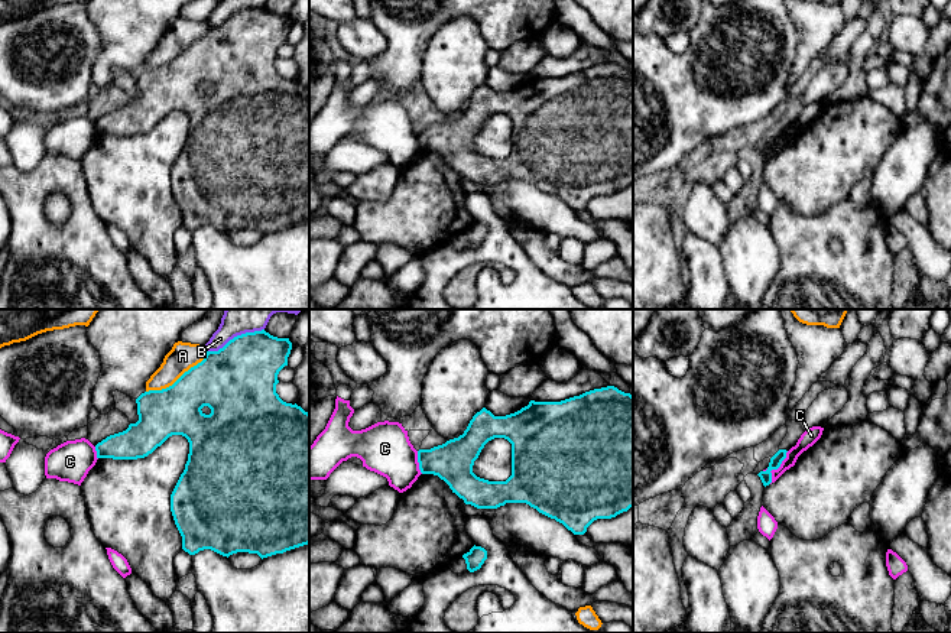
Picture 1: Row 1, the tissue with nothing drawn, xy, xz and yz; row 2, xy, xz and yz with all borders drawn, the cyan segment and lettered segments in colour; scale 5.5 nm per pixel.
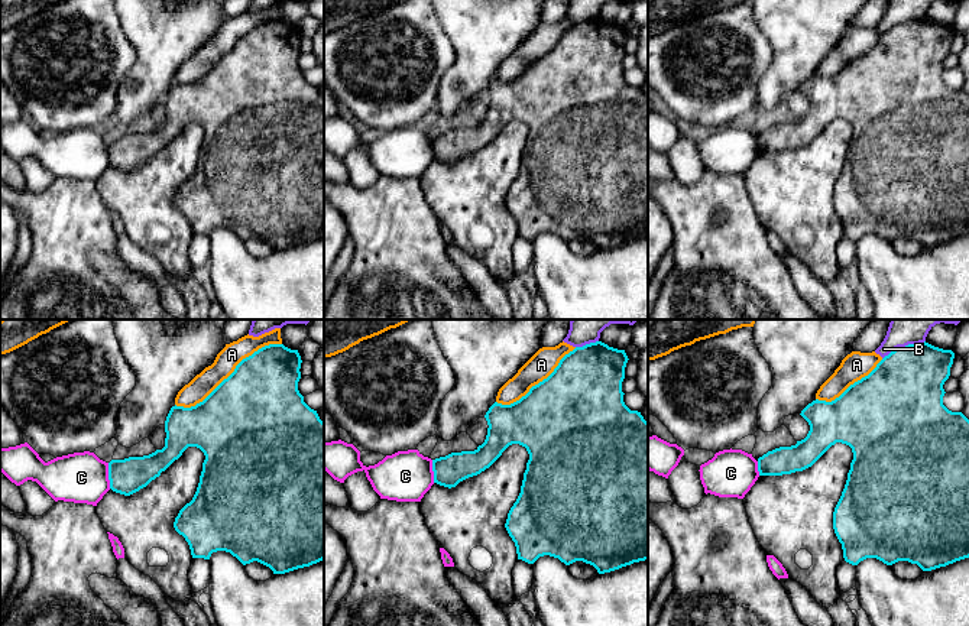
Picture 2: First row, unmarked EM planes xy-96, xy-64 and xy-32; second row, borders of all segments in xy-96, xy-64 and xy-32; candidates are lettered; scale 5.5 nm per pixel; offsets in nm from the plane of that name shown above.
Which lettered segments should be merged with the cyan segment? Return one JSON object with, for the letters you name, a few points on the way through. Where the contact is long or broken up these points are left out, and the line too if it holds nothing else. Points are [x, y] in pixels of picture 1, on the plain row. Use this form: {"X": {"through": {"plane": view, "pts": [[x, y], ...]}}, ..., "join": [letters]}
{"join": []}

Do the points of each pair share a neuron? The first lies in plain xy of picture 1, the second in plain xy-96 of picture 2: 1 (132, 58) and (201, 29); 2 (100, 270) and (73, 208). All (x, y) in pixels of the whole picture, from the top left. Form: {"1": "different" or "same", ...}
{"1": "same", "2": "same"}

